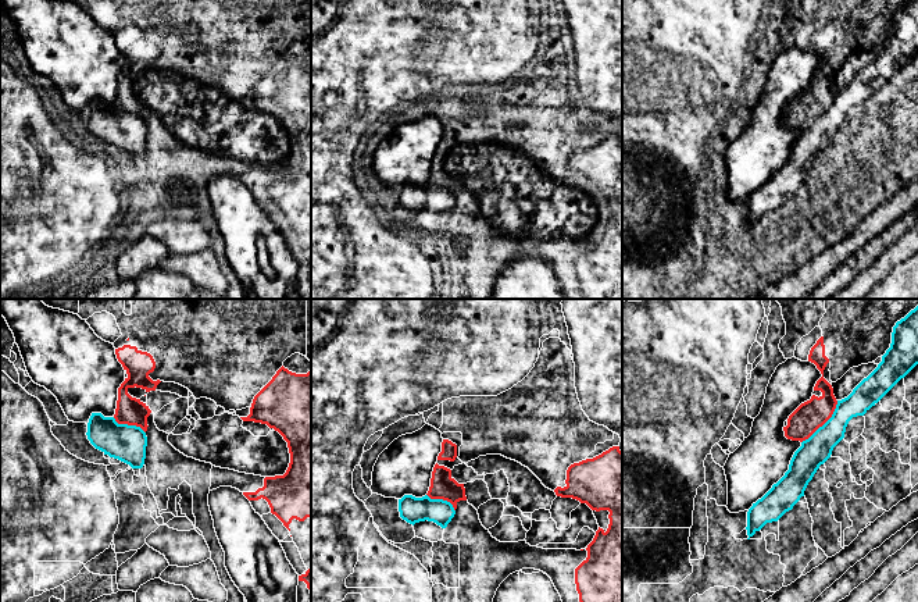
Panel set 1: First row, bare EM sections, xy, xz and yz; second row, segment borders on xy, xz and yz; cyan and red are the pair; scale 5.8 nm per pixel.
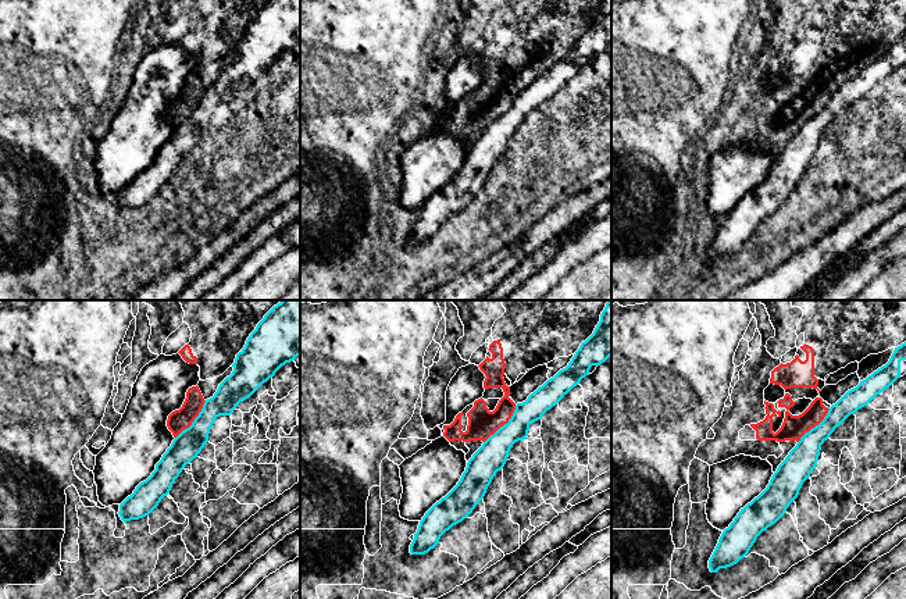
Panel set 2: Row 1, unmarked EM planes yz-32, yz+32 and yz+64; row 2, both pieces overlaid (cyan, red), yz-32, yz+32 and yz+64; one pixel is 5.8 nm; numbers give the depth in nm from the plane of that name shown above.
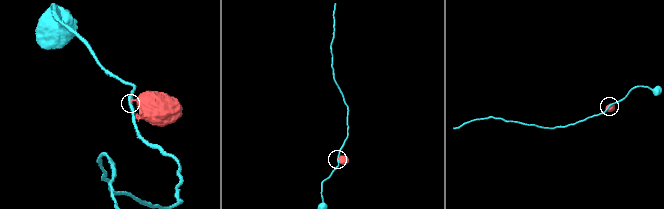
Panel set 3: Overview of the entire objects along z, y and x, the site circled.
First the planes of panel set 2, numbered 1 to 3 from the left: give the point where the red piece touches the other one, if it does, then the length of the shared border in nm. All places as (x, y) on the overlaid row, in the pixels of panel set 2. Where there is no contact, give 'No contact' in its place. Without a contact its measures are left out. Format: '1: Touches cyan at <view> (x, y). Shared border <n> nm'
1: Touches cyan at yz-32 (195, 420). Shared border 280 nm
2: Touches cyan at yz+32 (505, 424). Shared border 300 nm
3: Touches cyan at yz+64 (816, 425). Shared border 280 nm

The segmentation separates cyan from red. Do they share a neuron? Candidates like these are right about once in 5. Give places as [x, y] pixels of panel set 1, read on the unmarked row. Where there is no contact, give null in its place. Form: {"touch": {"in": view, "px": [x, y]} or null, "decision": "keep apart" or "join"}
{"touch": {"in": "yz", "px": [825, 111]}, "decision": "keep apart"}

